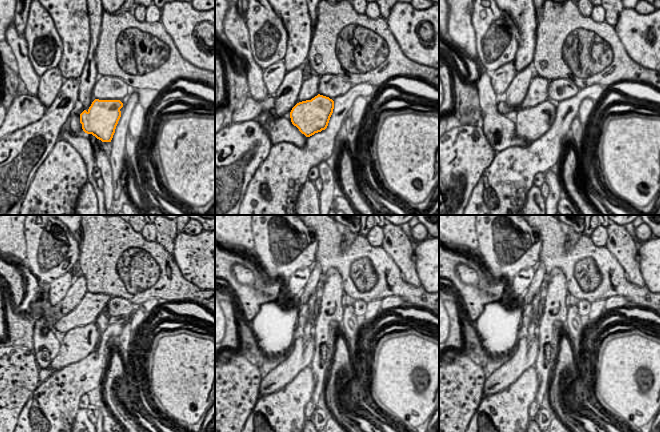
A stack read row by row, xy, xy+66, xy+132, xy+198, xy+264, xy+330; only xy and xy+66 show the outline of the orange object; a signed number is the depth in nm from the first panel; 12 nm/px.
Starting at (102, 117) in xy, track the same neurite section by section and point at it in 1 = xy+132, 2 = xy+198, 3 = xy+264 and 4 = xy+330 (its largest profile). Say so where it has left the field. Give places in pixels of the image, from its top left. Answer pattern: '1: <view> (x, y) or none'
1: xy+132 (529, 121)
2: xy+198 (79, 343)
3: xy+264 (276, 379)
4: xy+330 (502, 382)

